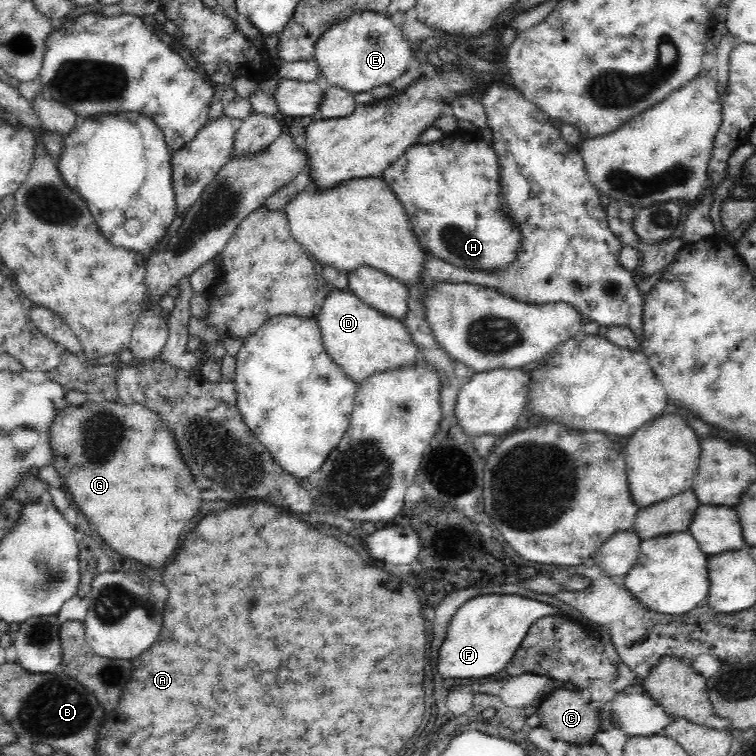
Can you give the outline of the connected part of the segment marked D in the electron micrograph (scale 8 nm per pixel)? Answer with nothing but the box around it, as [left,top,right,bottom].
[316,290,418,382]

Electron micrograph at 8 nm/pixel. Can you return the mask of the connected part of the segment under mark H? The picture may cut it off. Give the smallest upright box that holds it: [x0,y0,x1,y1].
[382,128,521,272]

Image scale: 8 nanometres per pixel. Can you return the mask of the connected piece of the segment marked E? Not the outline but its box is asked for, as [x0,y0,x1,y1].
[315,10,413,94]

